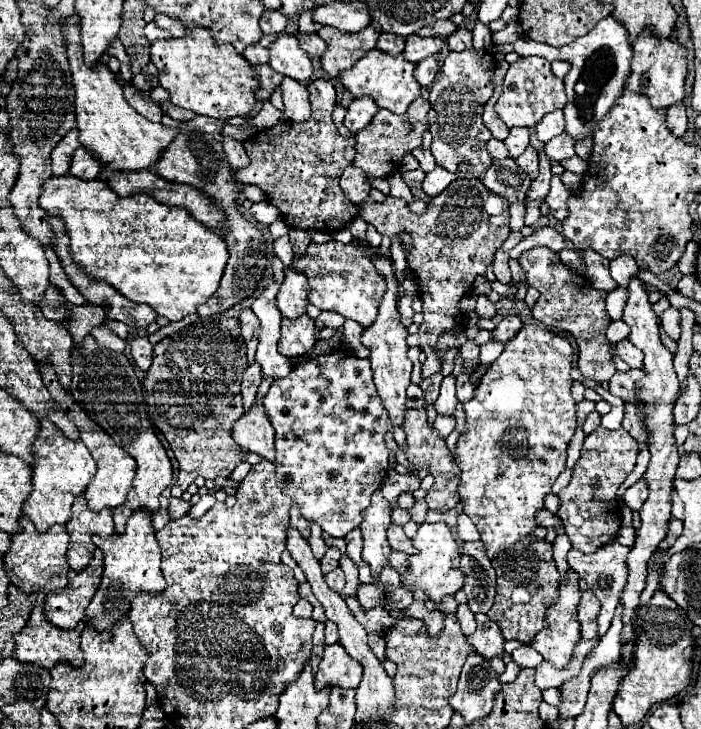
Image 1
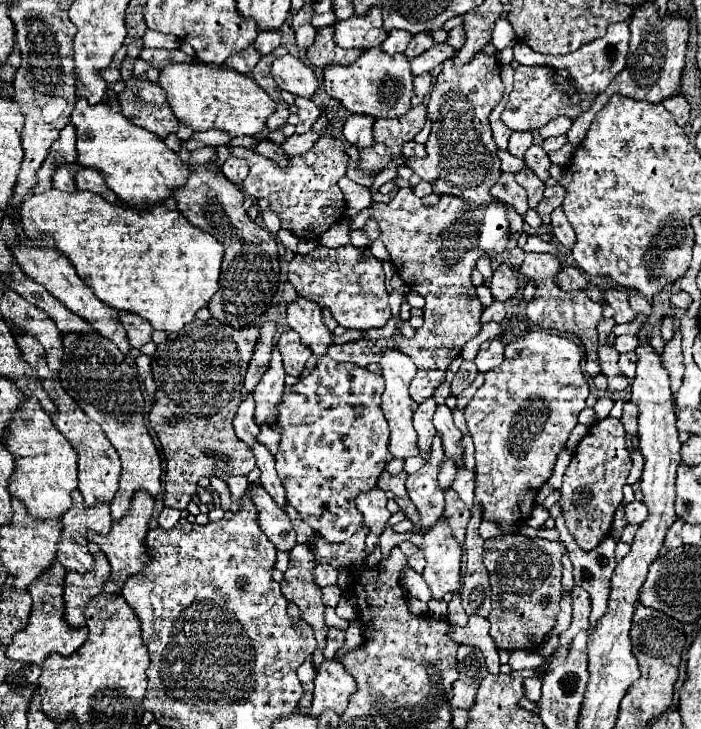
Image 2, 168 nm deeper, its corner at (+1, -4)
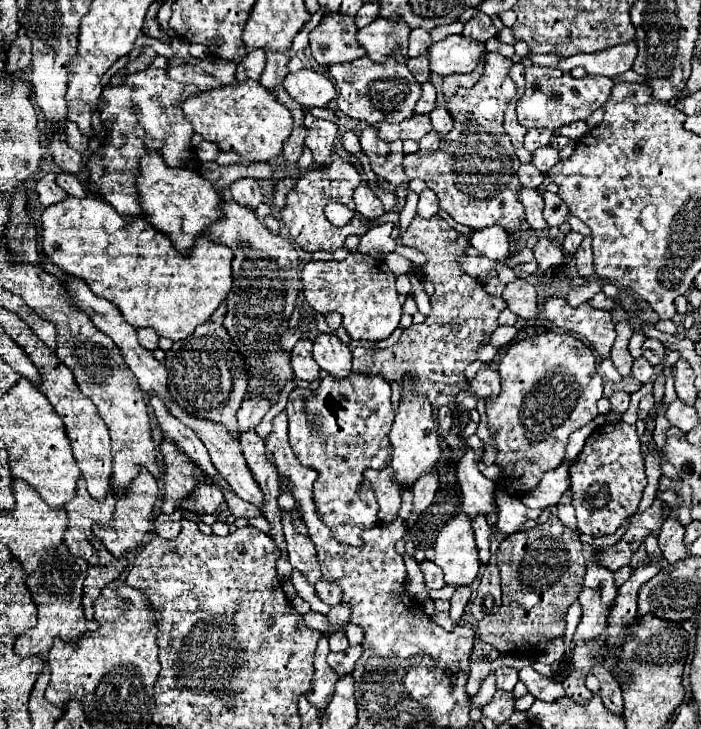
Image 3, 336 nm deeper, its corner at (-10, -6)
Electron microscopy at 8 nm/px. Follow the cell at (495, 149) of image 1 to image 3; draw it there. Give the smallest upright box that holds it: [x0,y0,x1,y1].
[517,162,545,188]

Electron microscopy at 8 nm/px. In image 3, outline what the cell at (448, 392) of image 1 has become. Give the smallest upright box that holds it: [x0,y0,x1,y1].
[457,446,495,518]

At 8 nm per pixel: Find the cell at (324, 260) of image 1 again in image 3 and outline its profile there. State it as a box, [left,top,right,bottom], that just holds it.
[301,252,401,340]

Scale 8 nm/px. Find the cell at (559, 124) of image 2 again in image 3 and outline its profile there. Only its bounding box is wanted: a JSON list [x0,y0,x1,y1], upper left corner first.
[559,120,589,140]

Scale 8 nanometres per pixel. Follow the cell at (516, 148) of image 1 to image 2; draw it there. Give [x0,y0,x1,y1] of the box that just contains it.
[508,132,532,158]

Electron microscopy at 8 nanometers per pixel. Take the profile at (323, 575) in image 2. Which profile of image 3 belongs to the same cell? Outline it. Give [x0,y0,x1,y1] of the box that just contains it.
[315,580,343,606]

